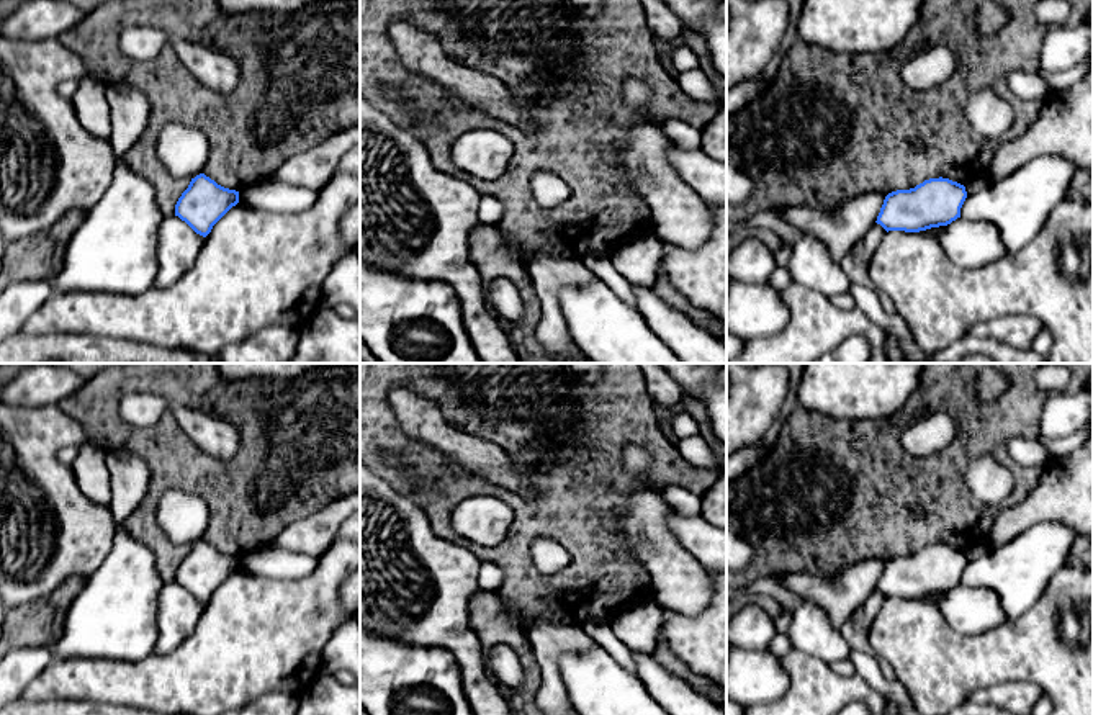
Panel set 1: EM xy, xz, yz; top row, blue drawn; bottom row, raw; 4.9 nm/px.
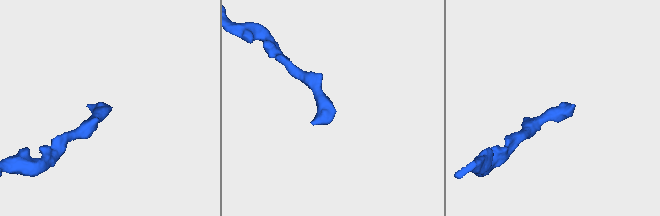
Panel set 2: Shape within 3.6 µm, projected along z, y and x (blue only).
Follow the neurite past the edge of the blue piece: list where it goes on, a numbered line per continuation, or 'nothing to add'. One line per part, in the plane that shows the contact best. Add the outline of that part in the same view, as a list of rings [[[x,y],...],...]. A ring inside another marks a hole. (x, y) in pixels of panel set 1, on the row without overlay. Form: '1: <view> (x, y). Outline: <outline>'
1: xy (184, 517). Outline: [[[169,489],[159,501],[157,520],[172,543],[191,546],[203,540],[209,510],[201,497],[180,489]]]

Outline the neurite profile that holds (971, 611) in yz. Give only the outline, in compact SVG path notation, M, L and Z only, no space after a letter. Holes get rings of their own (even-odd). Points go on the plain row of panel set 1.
M957 584L939 600L939 610L962 635L980 635L1008 622L1000 597L988 587Z

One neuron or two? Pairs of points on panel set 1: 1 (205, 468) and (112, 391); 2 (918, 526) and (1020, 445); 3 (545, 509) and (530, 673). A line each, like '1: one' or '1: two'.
1: one
2: two
3: two

